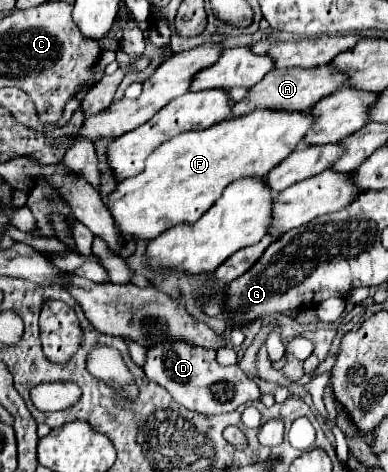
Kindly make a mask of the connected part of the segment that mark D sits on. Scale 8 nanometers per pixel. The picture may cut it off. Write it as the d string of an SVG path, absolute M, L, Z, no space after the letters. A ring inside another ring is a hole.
M159 343L159 347L151 347L151 351L147 351L147 363L143 371L149 381L167 389L179 405L203 415L231 413L239 405L259 399L257 383L249 379L239 365L223 367L217 363L215 351L191 347L187 343Z

